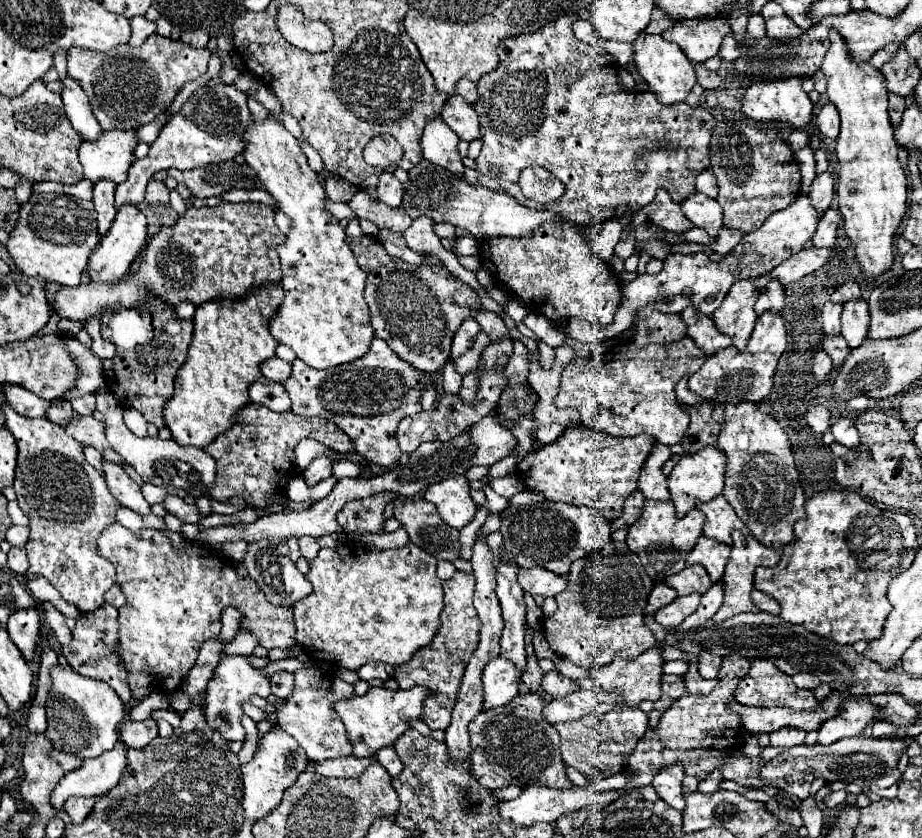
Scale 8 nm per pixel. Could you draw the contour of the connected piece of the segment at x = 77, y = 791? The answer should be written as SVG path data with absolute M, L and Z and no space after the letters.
M117 744L113 750L103 752L103 756L83 760L83 766L75 772L69 772L59 780L59 786L51 794L51 804L63 810L63 804L69 796L101 796L103 792L111 790L125 766L127 766L127 748L125 744Z

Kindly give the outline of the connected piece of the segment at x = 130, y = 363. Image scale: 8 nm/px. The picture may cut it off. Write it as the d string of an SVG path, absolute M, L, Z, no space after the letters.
M151 296L151 302L147 302L145 306L139 306L139 308L125 308L119 304L117 310L103 312L101 324L107 328L107 330L101 330L101 336L105 340L109 340L111 344L115 344L115 348L117 348L115 358L103 362L105 382L107 382L109 390L115 394L115 398L125 408L129 406L129 408L143 412L143 416L149 422L153 422L157 428L165 426L161 410L163 410L165 402L173 396L173 378L175 378L179 366L187 358L187 348L189 348L189 342L193 336L193 324L187 320L175 320L175 308L167 306L167 302L159 300L157 296L155 296L155 300Z

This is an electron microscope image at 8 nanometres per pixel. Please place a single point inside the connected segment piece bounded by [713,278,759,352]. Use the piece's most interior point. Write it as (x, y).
(736, 318)

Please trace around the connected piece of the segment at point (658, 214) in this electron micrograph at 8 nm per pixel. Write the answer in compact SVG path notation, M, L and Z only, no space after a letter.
M659 190L655 200L651 204L647 204L643 210L645 210L649 222L663 228L663 230L681 234L681 232L687 232L693 228L693 224L683 216L681 206L675 204L671 200L671 196L663 190Z

